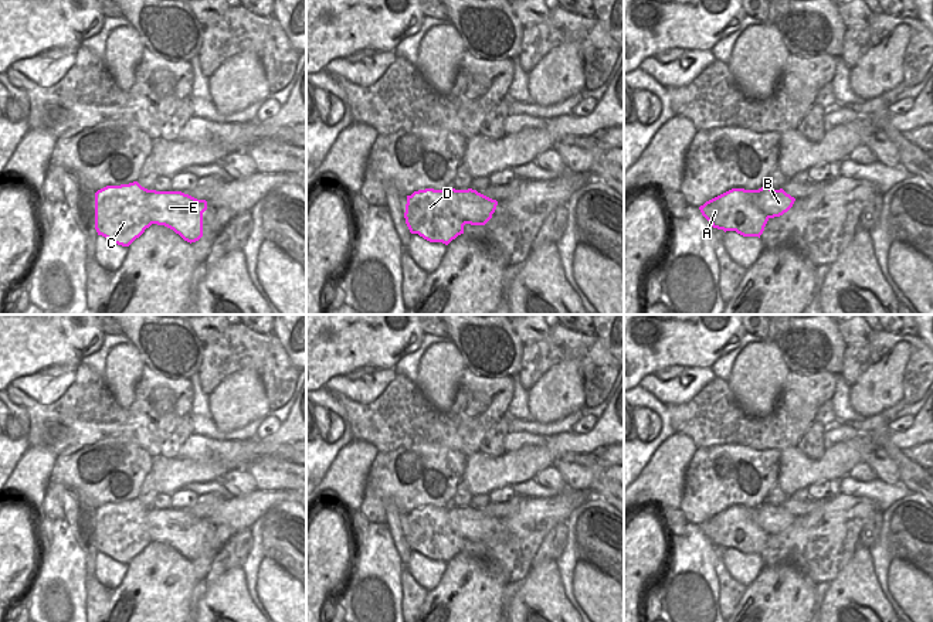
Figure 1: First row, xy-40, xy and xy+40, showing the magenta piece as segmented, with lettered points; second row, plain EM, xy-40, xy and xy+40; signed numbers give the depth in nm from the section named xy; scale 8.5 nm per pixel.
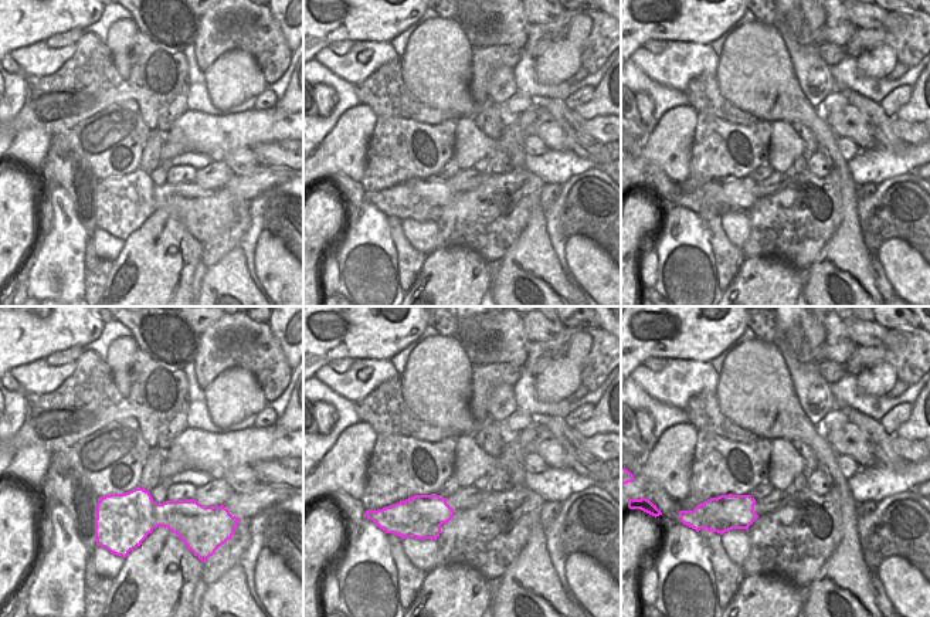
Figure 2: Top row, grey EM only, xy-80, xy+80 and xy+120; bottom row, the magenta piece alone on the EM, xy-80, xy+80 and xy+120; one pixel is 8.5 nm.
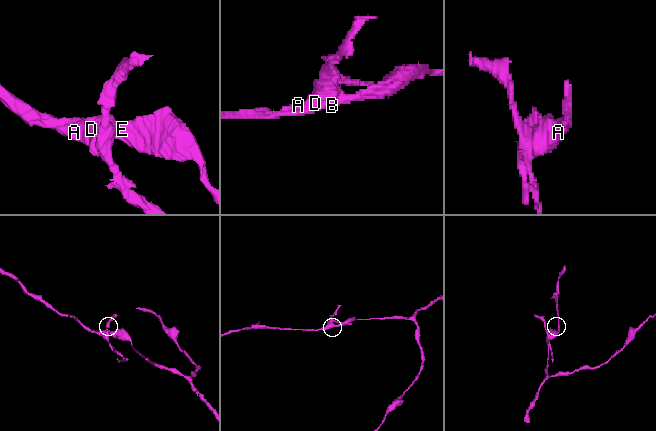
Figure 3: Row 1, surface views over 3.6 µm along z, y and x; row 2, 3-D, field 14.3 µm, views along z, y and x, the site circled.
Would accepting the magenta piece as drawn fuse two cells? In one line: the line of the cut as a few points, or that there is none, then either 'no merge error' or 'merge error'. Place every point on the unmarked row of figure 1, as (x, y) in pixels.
cut in xy-40 along (97, 509), (104, 515), (105, 546), (99, 551); merge error

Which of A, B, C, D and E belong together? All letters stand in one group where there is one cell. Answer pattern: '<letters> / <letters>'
A B E / C D

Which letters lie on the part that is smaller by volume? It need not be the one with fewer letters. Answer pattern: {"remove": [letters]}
{"remove": ["C", "D"]}

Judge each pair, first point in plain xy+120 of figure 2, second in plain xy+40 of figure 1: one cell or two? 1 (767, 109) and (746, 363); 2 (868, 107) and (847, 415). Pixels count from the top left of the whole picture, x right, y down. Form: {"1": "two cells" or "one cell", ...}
{"1": "one cell", "2": "two cells"}

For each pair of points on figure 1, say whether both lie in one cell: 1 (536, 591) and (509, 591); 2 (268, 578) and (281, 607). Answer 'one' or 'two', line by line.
1: two
2: one

